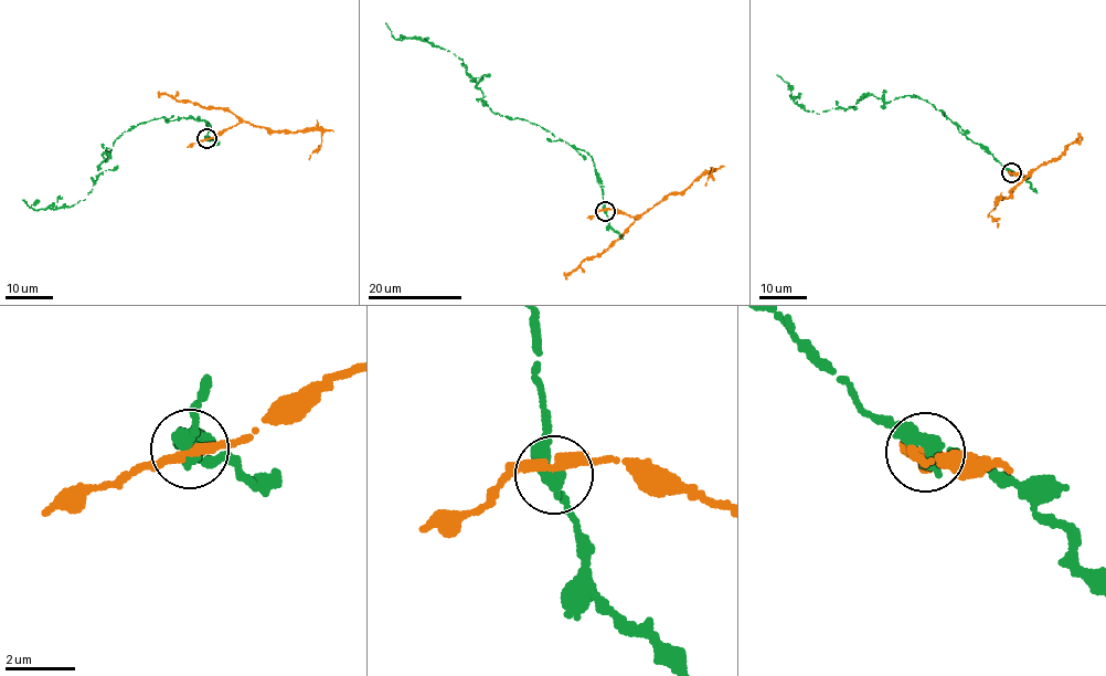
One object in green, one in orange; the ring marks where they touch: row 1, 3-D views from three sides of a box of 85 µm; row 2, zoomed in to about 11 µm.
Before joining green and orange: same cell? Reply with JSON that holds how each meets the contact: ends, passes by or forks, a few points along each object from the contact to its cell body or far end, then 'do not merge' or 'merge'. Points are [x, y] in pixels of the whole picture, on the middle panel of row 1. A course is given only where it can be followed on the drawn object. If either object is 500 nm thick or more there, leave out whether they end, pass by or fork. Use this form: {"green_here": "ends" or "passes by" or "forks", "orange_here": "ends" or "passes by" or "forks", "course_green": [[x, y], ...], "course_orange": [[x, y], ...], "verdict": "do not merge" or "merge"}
{"green_here": "passes by", "orange_here": "passes by", "course_green": [[605, 211], [593, 159], [585, 151], [542, 127], [491, 112], [456, 55], [427, 41], [400, 40], [385, 23]], "course_orange": [[605, 210], [617, 209], [638, 218], [669, 194], [683, 192], [714, 168], [705, 186]], "verdict": "do not merge"}

